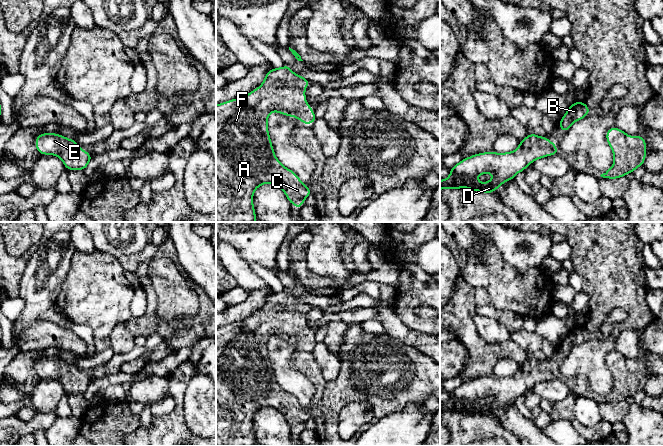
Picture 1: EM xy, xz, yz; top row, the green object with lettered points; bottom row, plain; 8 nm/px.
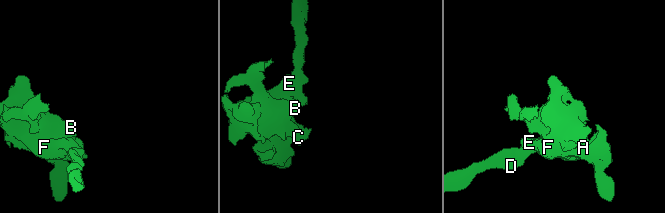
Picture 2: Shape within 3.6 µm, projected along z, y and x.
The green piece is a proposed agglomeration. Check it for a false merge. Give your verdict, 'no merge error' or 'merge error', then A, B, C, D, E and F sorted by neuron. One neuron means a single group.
no merge error; groups A B C D E F

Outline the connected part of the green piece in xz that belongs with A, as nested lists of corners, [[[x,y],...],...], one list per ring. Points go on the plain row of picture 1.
[[[284,289],[277,293],[271,292],[261,310],[246,320],[216,329],[216,446],[255,446],[253,416],[262,408],[271,407],[280,411],[288,425],[298,433],[304,429],[304,423],[312,419],[310,412],[305,410],[298,399],[284,391],[275,380],[267,350],[267,342],[273,335],[296,341],[304,349],[315,347],[317,342],[305,321],[305,311],[310,308],[305,301],[293,297],[289,289]]]

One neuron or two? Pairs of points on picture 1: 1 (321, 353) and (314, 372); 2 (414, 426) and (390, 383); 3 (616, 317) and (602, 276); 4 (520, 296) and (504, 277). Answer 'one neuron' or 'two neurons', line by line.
1: two neurons
2: two neurons
3: two neurons
4: one neuron

